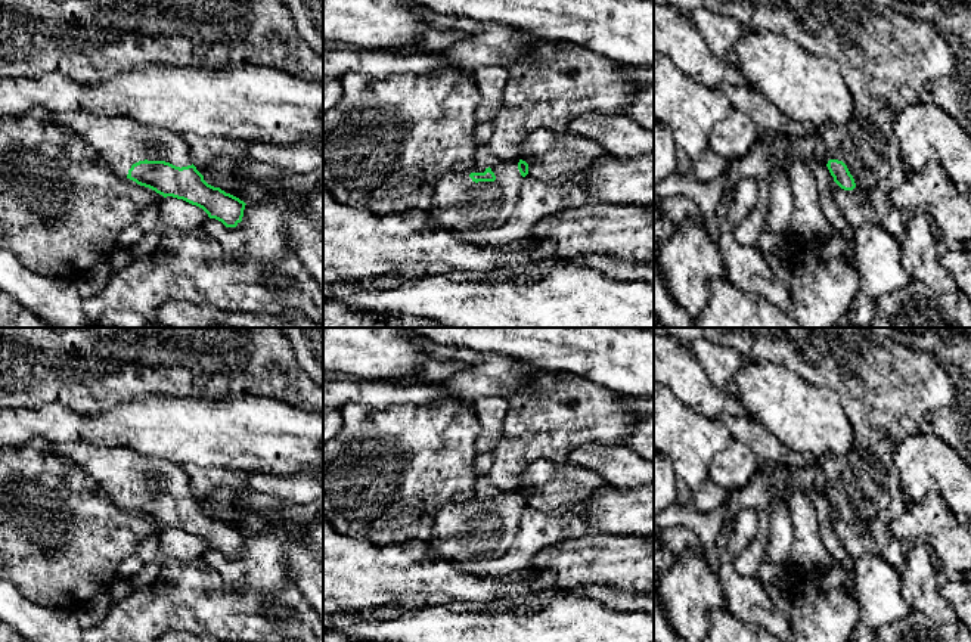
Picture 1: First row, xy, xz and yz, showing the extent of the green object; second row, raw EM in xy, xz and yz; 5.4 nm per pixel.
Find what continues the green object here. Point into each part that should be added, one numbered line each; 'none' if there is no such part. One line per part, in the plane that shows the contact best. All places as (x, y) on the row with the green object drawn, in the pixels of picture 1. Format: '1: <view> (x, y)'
1: xy (121, 140)

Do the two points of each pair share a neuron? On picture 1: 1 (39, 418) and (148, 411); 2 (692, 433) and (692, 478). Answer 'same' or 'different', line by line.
1: same
2: same

